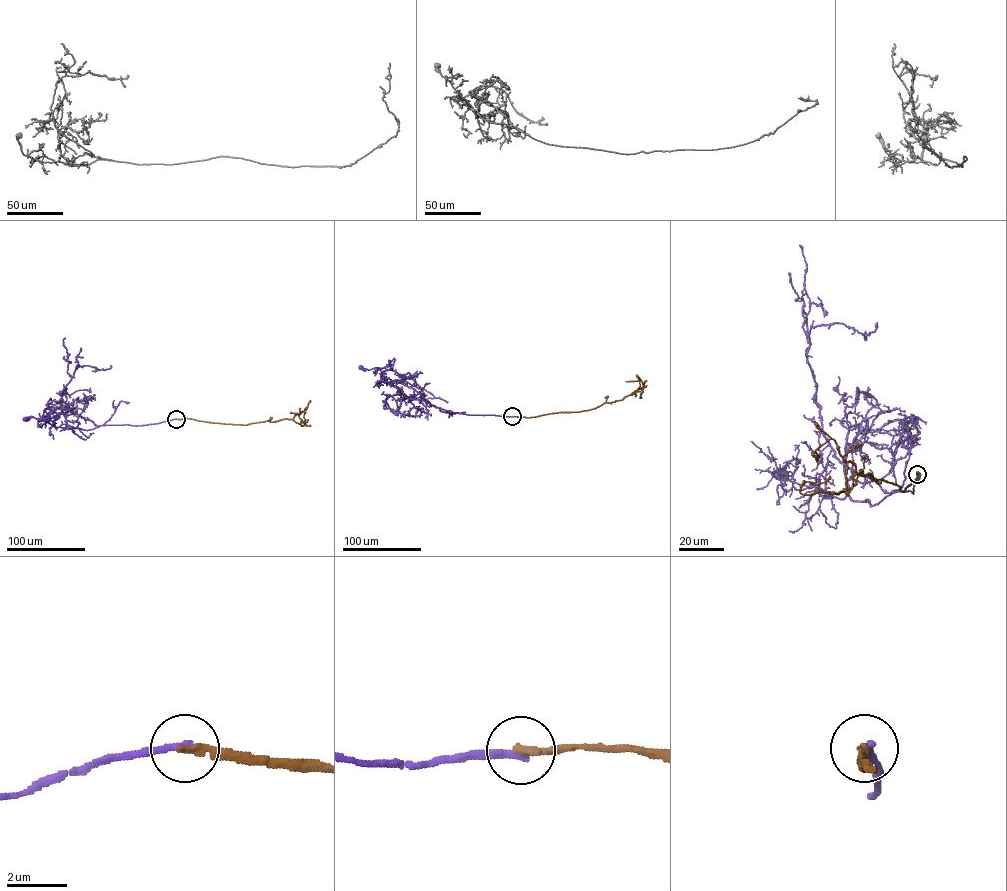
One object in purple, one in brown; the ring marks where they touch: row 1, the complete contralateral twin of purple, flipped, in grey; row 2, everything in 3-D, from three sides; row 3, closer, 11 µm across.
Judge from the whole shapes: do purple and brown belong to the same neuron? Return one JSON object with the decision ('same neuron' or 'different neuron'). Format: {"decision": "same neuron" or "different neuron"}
{"decision": "different neuron"}

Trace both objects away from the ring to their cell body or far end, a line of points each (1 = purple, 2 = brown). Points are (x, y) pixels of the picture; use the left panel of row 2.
1: (176, 419), (144, 425), (102, 425), (87, 430), (54, 427), (33, 417), (25, 419)
2: (176, 419), (245, 425), (286, 418), (304, 425), (301, 426), (301, 422), (308, 419)

